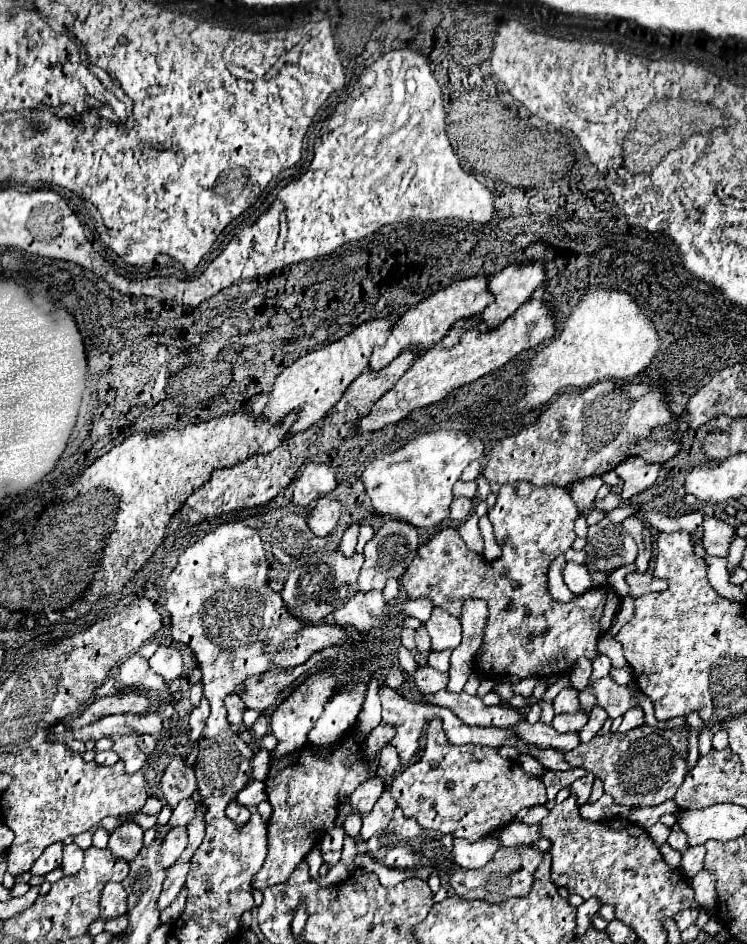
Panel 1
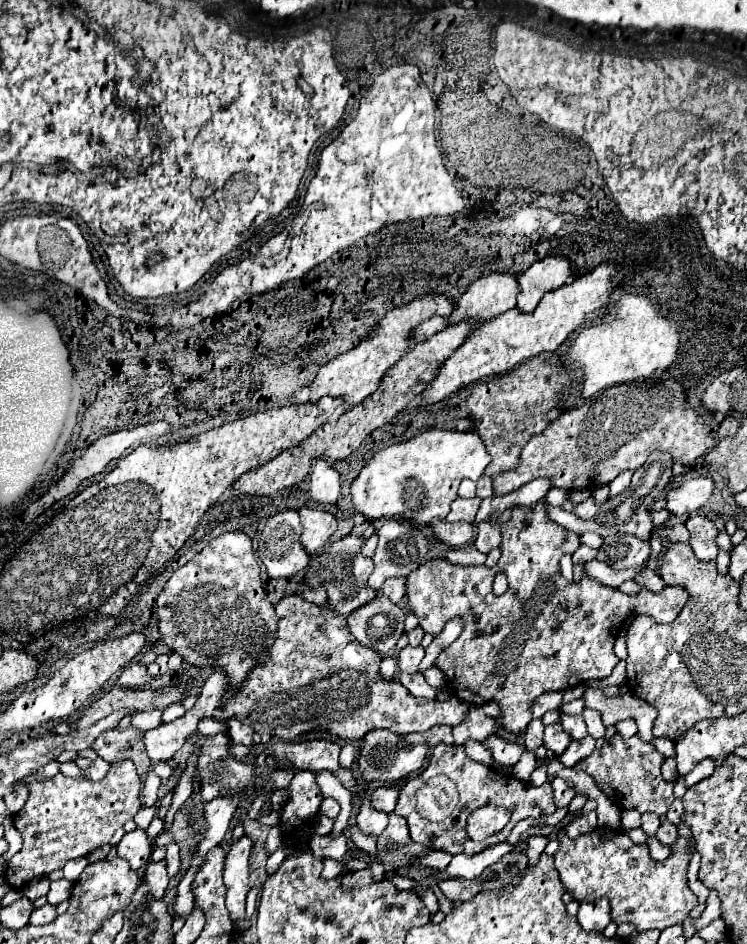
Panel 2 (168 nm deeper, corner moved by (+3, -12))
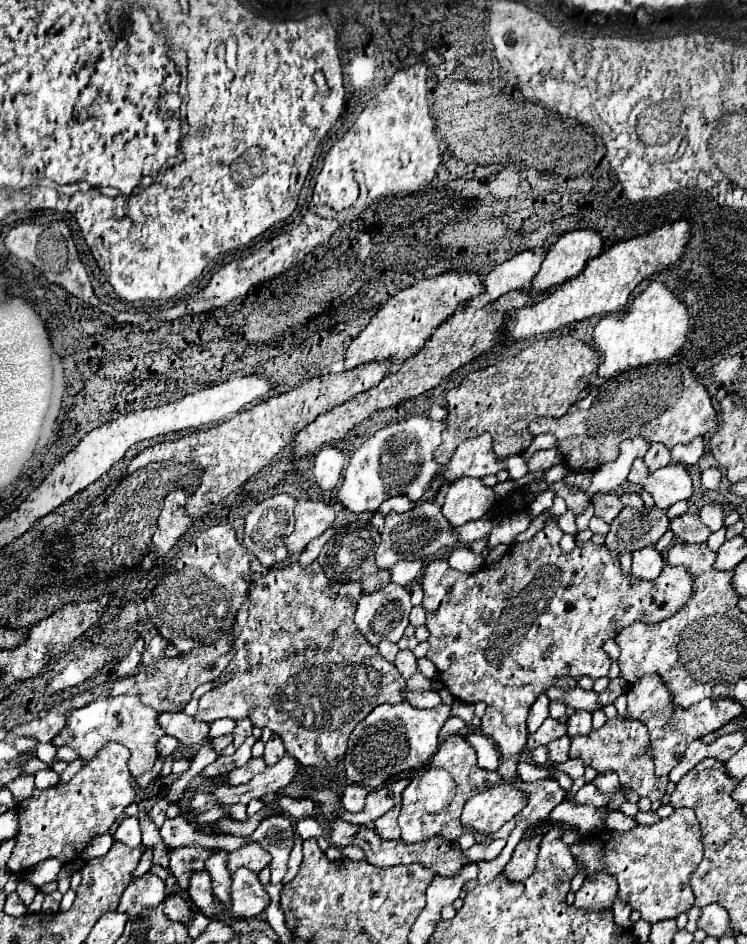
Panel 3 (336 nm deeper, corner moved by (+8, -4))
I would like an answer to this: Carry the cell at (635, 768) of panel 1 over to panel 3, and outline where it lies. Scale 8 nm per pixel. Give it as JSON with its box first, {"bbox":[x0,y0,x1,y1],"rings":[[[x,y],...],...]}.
{"bbox":[569,717,669,801],"rings":[[[619,717],[607,719],[607,723],[601,729],[583,737],[573,737],[569,757],[581,759],[587,767],[593,767],[599,775],[615,771],[619,775],[619,783],[623,789],[631,789],[639,797],[649,797],[651,801],[659,801],[665,795],[665,787],[669,783],[667,777],[657,777],[653,773],[649,733],[641,721],[619,719]]]}

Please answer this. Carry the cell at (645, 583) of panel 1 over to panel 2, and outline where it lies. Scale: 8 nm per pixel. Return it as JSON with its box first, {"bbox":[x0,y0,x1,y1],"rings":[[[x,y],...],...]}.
{"bbox":[634,567,664,591],"rings":[[[644,567],[638,575],[636,575],[636,579],[634,579],[638,585],[642,585],[642,587],[646,587],[646,589],[650,589],[650,591],[662,591],[664,589],[664,581],[660,579],[660,575],[656,573],[656,571],[652,571],[652,569],[648,569],[648,567]]]}

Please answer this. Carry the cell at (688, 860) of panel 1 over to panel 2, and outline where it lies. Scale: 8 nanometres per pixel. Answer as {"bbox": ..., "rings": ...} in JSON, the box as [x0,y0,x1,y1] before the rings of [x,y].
{"bbox":[648,837,670,861],"rings":[[[648,837],[648,849],[650,849],[650,857],[654,859],[654,861],[664,861],[668,855],[670,855],[670,847],[666,847],[666,845],[662,845],[656,837]]]}

